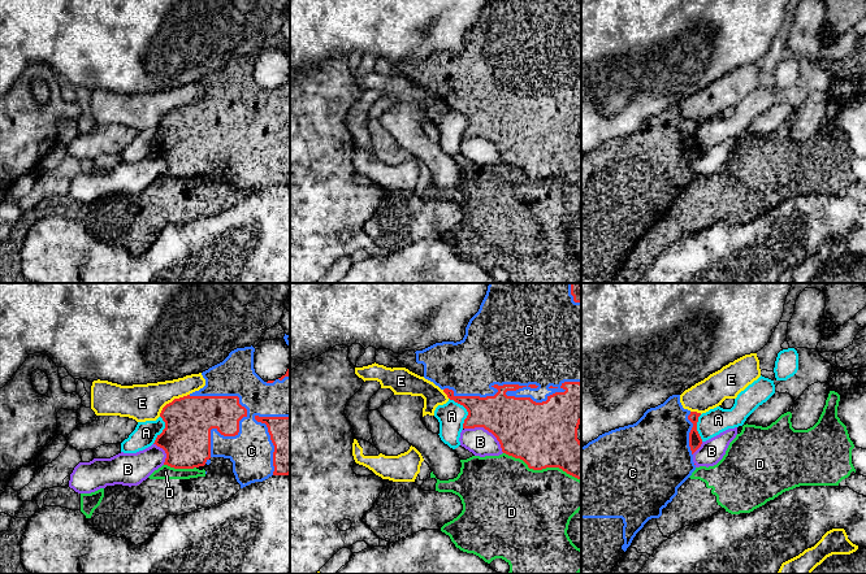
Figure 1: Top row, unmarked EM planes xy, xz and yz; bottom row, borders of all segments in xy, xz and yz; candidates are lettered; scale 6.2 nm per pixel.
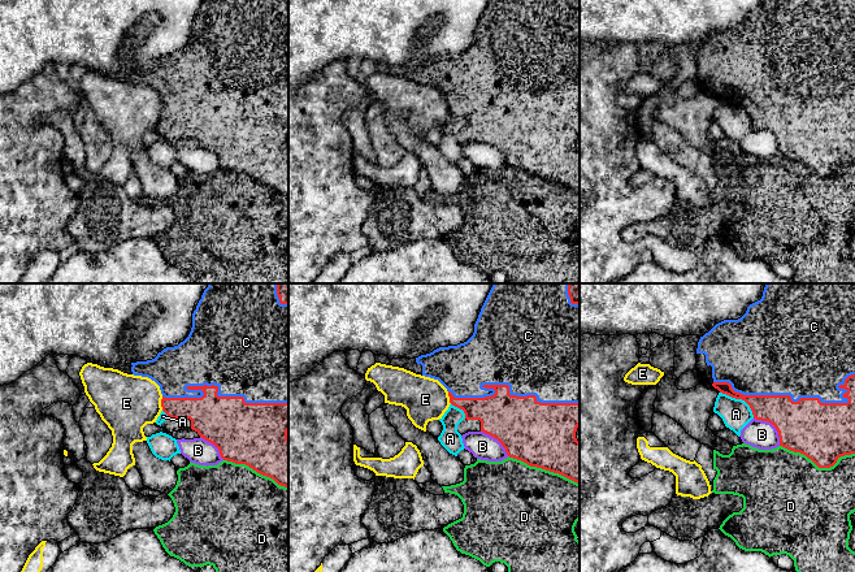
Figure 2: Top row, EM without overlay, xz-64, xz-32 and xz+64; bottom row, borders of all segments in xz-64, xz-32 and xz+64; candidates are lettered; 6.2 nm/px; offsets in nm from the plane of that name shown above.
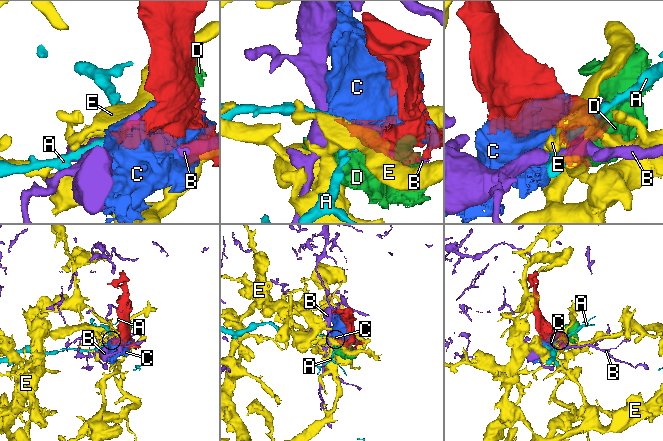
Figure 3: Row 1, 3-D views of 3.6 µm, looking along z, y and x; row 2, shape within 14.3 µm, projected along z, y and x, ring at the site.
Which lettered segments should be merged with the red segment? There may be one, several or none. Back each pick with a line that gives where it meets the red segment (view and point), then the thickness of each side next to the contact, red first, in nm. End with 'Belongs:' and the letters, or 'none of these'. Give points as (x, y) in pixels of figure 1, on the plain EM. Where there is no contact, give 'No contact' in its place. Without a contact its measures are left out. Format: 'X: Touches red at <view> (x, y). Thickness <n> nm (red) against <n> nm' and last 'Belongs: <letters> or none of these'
C: Touches red at xz (515, 99). Thickness 360 nm (red) against 440 nm
Belongs: C

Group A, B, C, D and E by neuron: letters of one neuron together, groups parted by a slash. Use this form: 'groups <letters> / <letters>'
groups A / B / C / D / E

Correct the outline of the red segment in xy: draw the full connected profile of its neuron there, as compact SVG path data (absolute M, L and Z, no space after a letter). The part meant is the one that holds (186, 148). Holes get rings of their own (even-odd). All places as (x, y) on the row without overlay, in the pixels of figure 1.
M237 57L220 73L203 81L205 95L166 113L160 126L165 138L153 153L166 162L164 174L194 178L211 166L233 171L241 197L272 184L290 183L290 74L285 84L264 91L254 78L255 57Z

